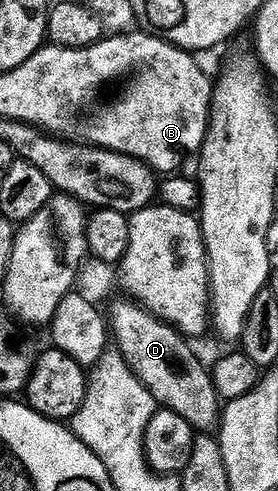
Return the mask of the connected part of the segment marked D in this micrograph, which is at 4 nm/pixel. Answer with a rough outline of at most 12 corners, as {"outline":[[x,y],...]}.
{"outline":[[123,296],[109,334],[133,376],[196,432],[221,399],[192,343]]}

